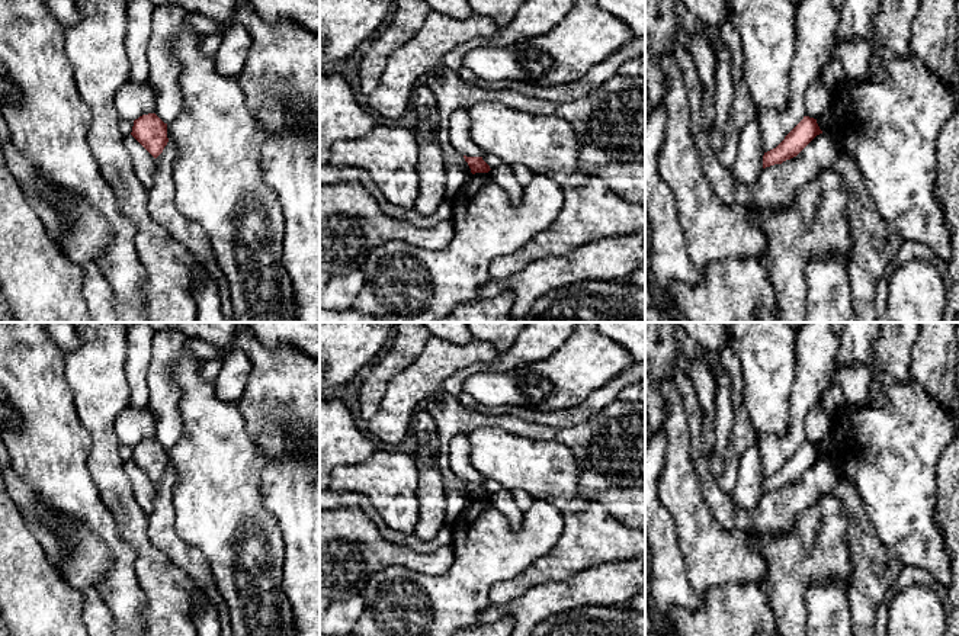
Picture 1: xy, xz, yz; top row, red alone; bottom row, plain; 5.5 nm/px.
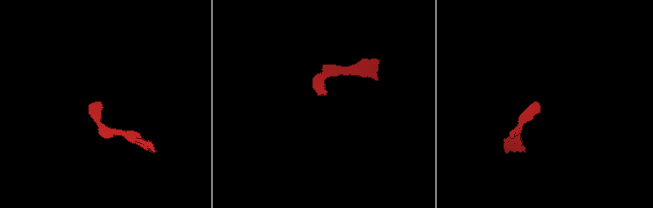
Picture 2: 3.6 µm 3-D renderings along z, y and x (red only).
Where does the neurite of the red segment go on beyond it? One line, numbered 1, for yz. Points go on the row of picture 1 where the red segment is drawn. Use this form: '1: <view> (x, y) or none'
1: none

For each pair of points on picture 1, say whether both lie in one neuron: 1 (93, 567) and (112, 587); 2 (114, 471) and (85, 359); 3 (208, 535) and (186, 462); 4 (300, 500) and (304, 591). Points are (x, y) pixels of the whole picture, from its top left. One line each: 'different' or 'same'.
1: different
2: same
3: same
4: same

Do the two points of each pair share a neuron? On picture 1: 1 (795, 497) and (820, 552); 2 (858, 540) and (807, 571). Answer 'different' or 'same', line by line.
1: different
2: different

